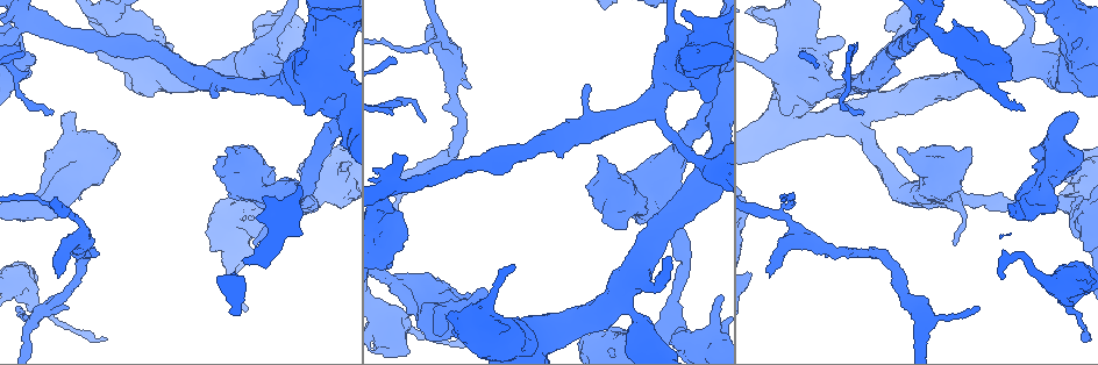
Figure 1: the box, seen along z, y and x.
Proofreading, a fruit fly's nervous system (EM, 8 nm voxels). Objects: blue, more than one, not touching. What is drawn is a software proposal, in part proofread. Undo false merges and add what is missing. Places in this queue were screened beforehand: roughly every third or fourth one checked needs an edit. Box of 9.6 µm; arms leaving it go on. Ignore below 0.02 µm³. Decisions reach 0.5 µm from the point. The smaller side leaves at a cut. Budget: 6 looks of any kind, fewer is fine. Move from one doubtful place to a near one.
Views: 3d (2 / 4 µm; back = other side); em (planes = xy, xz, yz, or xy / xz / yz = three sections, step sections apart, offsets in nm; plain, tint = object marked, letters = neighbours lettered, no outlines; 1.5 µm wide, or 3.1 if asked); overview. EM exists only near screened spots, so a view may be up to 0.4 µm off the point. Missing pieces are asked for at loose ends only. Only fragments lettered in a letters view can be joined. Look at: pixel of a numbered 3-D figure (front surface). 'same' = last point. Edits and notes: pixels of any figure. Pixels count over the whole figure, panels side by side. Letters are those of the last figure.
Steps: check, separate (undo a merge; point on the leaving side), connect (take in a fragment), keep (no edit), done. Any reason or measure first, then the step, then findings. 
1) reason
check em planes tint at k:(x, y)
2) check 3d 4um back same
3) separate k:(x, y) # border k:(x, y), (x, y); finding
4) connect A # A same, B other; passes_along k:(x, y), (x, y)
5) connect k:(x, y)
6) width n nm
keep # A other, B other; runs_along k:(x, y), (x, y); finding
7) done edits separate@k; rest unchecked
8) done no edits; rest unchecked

tapers out
check 3d 4um at 1:(980, 307)

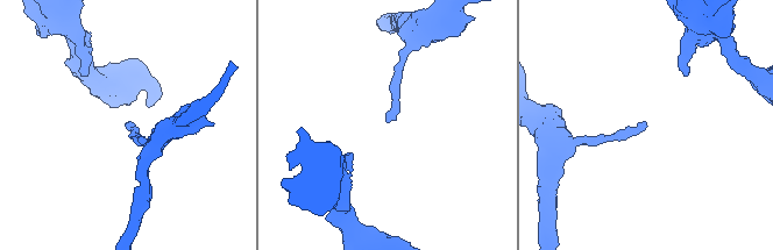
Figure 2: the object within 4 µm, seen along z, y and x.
shape alone is not enough
check em planes letters at 2:(127, 123)

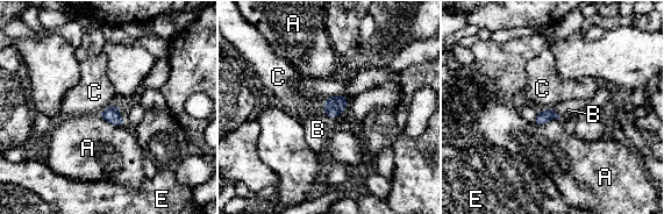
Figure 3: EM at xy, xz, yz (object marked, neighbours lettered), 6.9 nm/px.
width 90 nm
connect B # A other, B same, C other, E other; passes_along 3:(334, 105), (328, 115), (318, 129); the neuron continues

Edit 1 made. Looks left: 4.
check overview

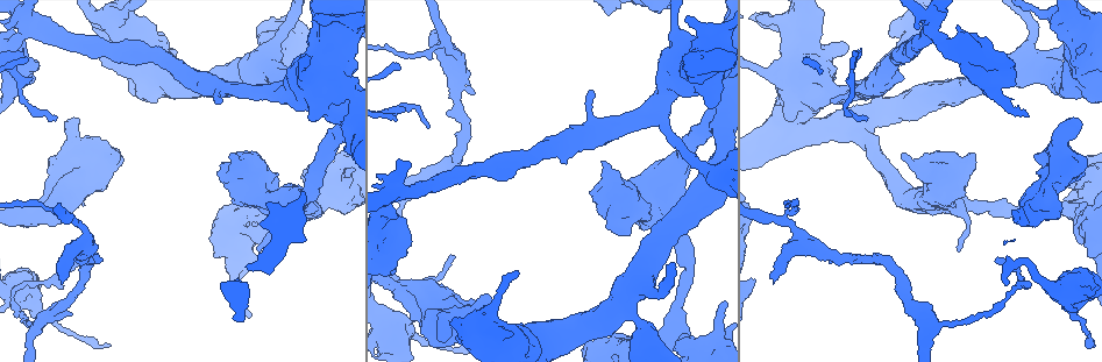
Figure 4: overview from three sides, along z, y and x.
branch point
check 3d 2um at 4:(783, 218)

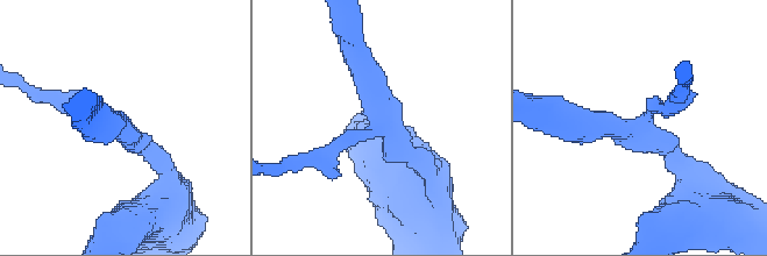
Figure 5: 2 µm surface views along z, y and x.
arms 3
check em planes letters at 5:(126, 130)

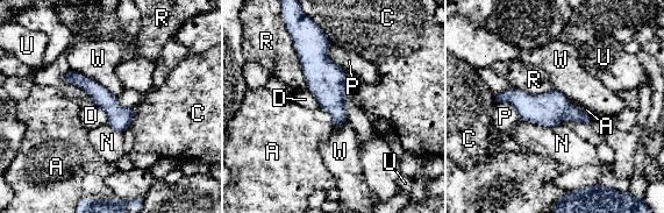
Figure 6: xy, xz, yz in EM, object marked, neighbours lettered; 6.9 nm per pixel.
longest_contact D 460 nm
keep # A other, C other, D other, N other, P other, R other, U other, W other; runs_along 6:(497, 97), (588, 120); all the same neuron

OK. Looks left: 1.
done edits connect@3; rest unchecked

